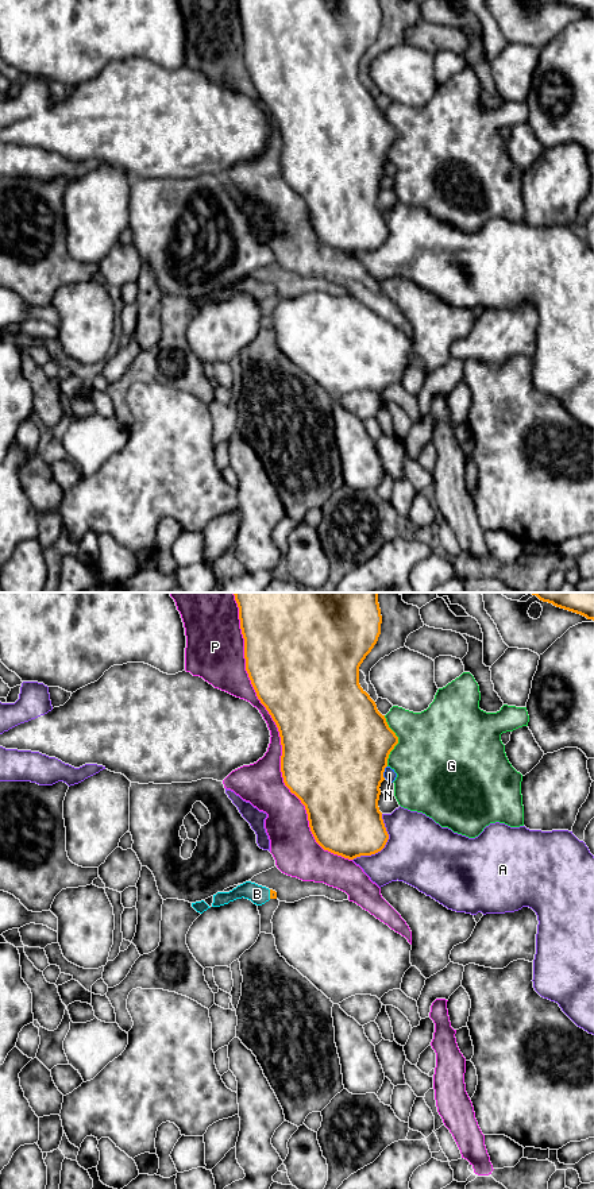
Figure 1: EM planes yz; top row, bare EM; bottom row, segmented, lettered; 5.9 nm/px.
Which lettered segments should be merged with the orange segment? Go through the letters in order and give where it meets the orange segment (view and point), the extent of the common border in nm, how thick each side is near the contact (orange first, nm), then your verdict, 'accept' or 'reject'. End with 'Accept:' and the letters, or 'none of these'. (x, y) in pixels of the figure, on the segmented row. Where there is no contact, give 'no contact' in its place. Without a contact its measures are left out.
A: yz (384, 846) | 340 nm | 400/400 nm | reject
B: yz (270, 894) | 60 nm | 50/110 nm | accept
G: yz (397, 741) | 300 nm | 440/500 nm | reject
N: yz (384, 771) | 80 nm | 500/70 nm | reject
P: yz (280, 734) | 1750 nm | 500/180 nm | reject
Accept: B

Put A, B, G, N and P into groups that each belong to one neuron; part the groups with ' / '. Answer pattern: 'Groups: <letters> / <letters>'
Groups: A / B / G / N / P

